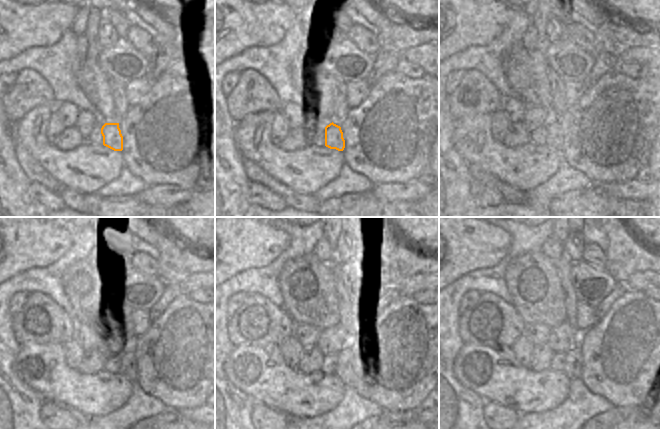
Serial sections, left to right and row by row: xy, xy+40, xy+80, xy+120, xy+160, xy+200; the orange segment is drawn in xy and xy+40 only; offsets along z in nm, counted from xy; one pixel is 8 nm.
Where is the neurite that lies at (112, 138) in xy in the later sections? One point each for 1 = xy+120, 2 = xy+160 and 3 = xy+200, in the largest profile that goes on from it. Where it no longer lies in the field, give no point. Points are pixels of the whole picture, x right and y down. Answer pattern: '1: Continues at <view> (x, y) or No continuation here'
1: Continues at xy+120 (122, 363)
2: Continues at xy+160 (343, 369)
3: Continues at xy+200 (573, 360).

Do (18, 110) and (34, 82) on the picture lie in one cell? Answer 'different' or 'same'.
same

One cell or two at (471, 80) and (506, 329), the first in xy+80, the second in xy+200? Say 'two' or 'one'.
one

